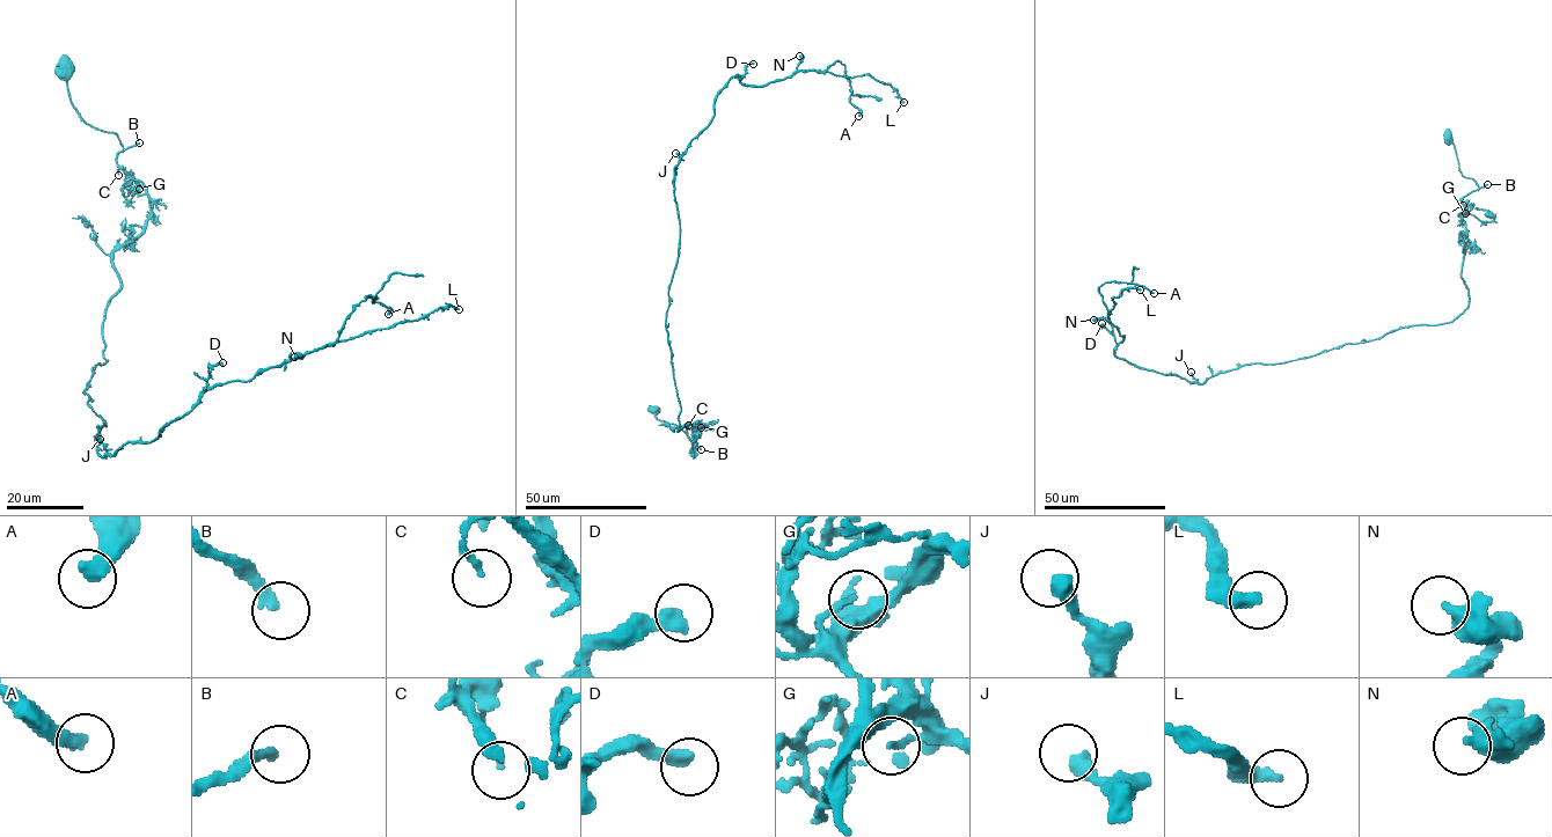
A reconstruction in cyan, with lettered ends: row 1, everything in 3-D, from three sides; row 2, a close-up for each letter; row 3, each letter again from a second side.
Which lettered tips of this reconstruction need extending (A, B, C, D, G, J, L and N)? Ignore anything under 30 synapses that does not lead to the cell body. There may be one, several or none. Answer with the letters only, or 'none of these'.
B, L

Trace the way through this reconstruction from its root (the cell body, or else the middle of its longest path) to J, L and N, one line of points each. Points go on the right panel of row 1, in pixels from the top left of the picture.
J: (1448, 139), (1478, 186), (1461, 199), (1462, 313), (1202, 383), (1191, 372)
L: (1448, 139), (1478, 186), (1461, 199), (1468, 307), (1449, 322), (1191, 382), (1115, 355), (1112, 298), (1140, 289)
N: (1448, 139), (1478, 186), (1461, 199), (1469, 301), (1452, 321), (1198, 383), (1118, 358), (1124, 336), (1093, 320)

